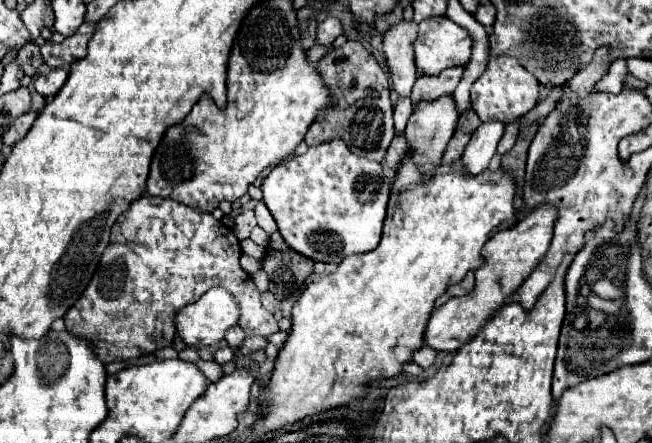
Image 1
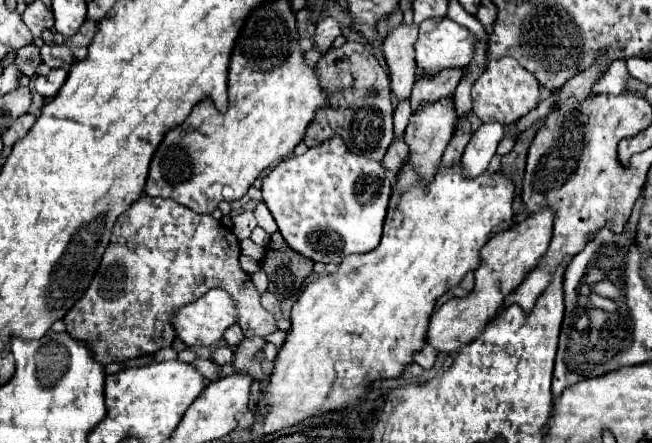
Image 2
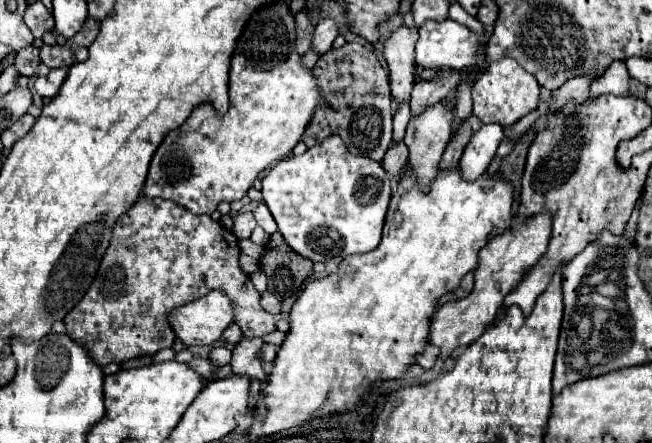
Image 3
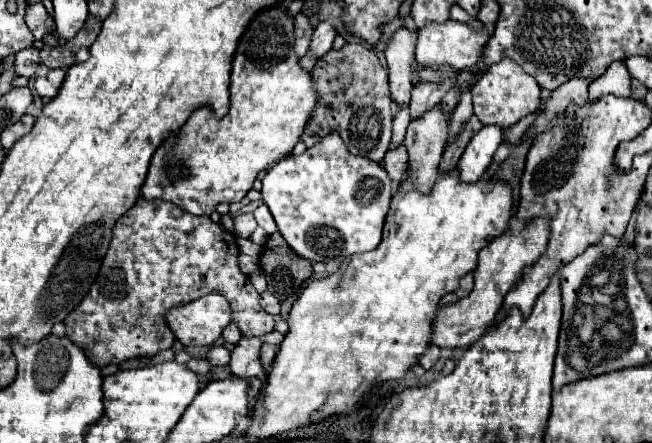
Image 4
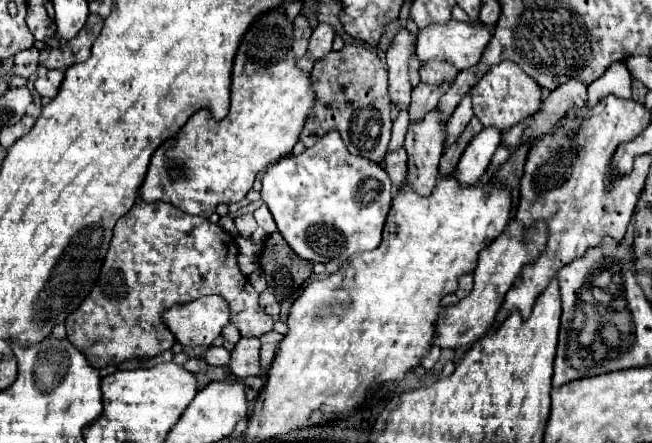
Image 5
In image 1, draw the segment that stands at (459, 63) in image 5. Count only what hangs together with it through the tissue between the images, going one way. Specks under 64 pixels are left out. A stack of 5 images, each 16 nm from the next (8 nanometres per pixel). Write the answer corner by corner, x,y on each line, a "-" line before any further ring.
430,18
420,24
414,52
416,68
422,74
438,76
444,68
470,62
472,36
448,18

